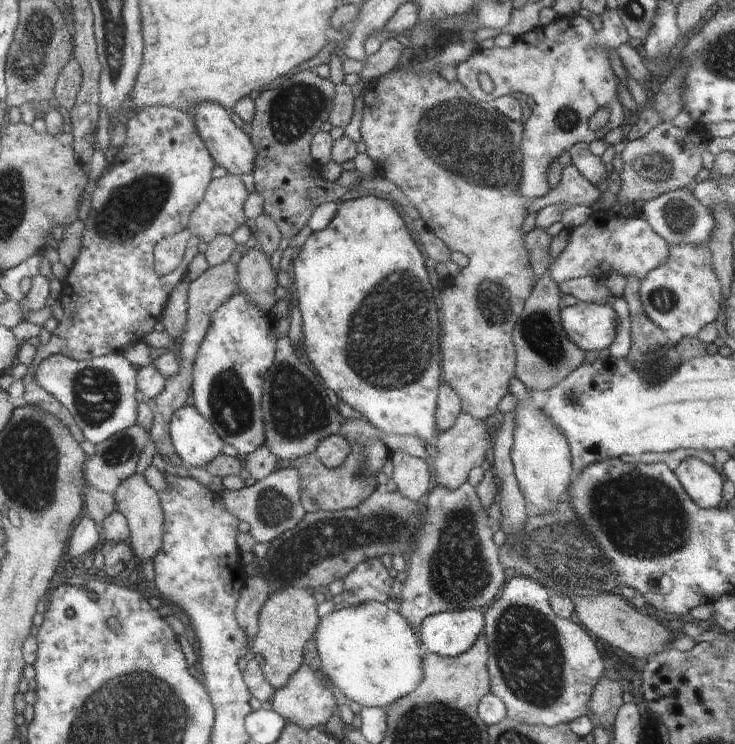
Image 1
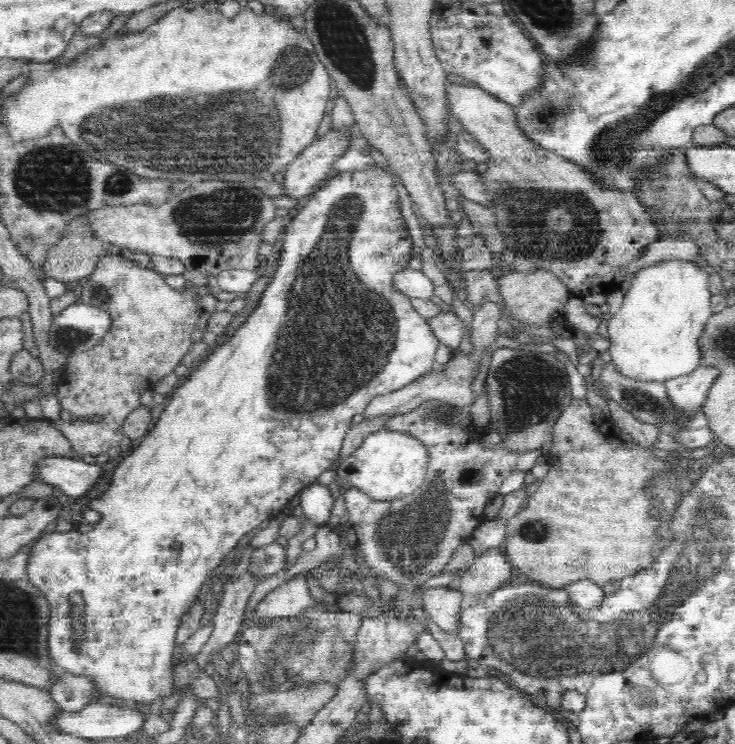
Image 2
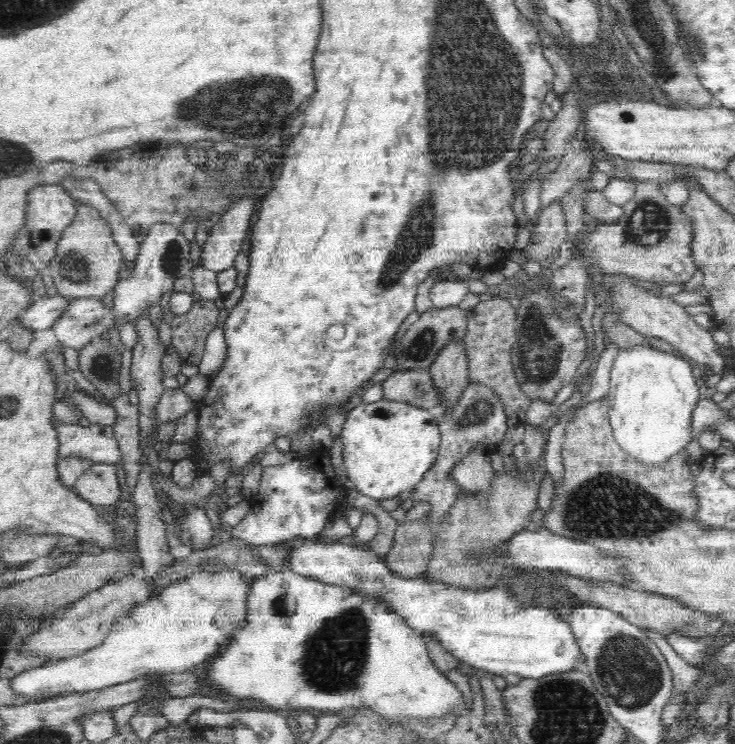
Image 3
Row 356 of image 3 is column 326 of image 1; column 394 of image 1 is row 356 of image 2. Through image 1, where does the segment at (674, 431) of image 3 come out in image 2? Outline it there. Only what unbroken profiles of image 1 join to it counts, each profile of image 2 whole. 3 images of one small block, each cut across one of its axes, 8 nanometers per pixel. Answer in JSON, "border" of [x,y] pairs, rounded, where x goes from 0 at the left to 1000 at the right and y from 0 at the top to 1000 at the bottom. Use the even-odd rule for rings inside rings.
{"border":[[[914,348],[865,364],[857,379],[854,392],[848,398],[846,411],[838,422],[834,422],[826,437],[830,458],[827,473],[833,492],[838,493],[839,500],[852,509],[895,515],[944,500],[955,483],[955,469],[951,466],[950,456],[958,437],[970,423],[966,415],[969,394],[966,394],[963,367],[950,360],[947,349]]]}

